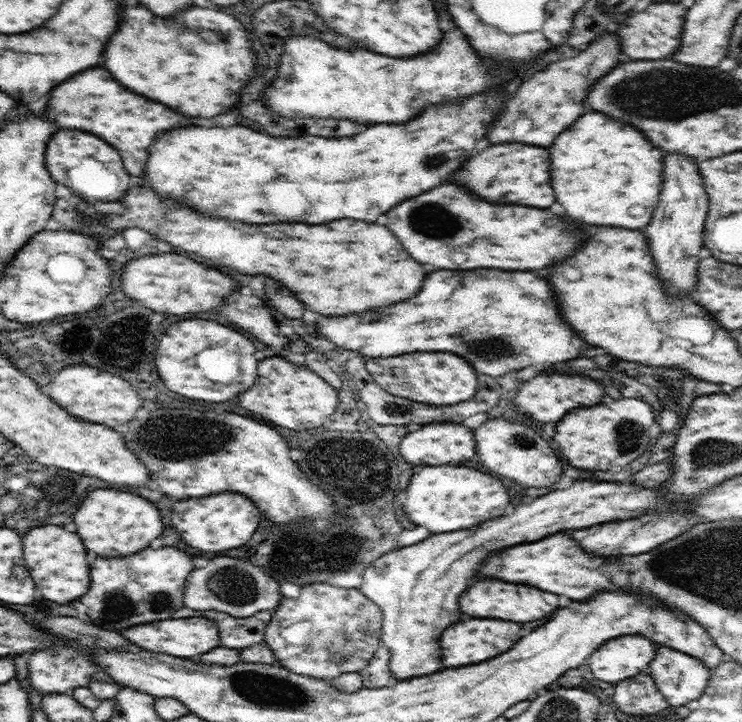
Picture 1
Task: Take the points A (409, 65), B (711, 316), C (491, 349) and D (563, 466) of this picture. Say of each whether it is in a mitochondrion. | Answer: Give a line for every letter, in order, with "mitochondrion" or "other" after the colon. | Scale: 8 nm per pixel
A: other
B: other
C: mitochondrion
D: other

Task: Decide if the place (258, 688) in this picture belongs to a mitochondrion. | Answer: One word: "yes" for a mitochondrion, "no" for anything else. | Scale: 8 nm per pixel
yes

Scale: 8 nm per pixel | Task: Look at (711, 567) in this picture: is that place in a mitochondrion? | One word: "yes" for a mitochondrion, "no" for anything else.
yes

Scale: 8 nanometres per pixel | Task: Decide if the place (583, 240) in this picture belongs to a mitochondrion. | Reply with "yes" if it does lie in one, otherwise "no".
no

